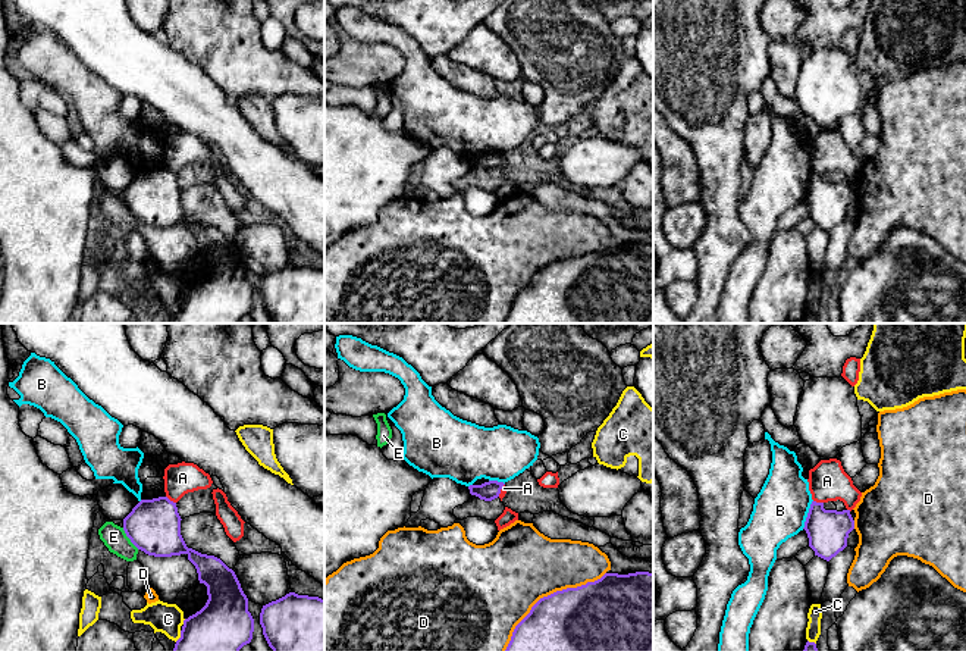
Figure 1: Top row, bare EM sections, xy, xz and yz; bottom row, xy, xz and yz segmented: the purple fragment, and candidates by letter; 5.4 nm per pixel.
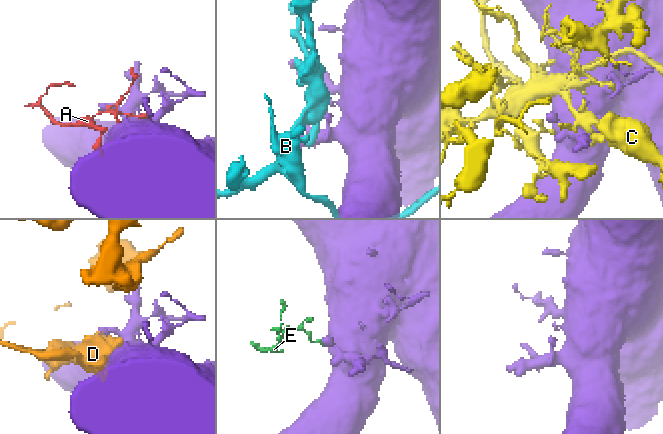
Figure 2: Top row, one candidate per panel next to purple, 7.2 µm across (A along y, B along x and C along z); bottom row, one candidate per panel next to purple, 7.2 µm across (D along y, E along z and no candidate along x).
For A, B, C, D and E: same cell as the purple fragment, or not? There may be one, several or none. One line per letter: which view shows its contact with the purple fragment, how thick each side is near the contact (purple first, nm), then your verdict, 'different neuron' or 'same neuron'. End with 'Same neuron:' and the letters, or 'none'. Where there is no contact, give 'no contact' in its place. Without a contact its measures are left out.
A: xy | 300/170 nm | different neuron
B: yz | 220/300 nm | different neuron
C: xy | 340/160 nm | different neuron
D: xz | 500/420 nm | different neuron
E: xy | 300/130 nm | different neuron
Same neuron: none

